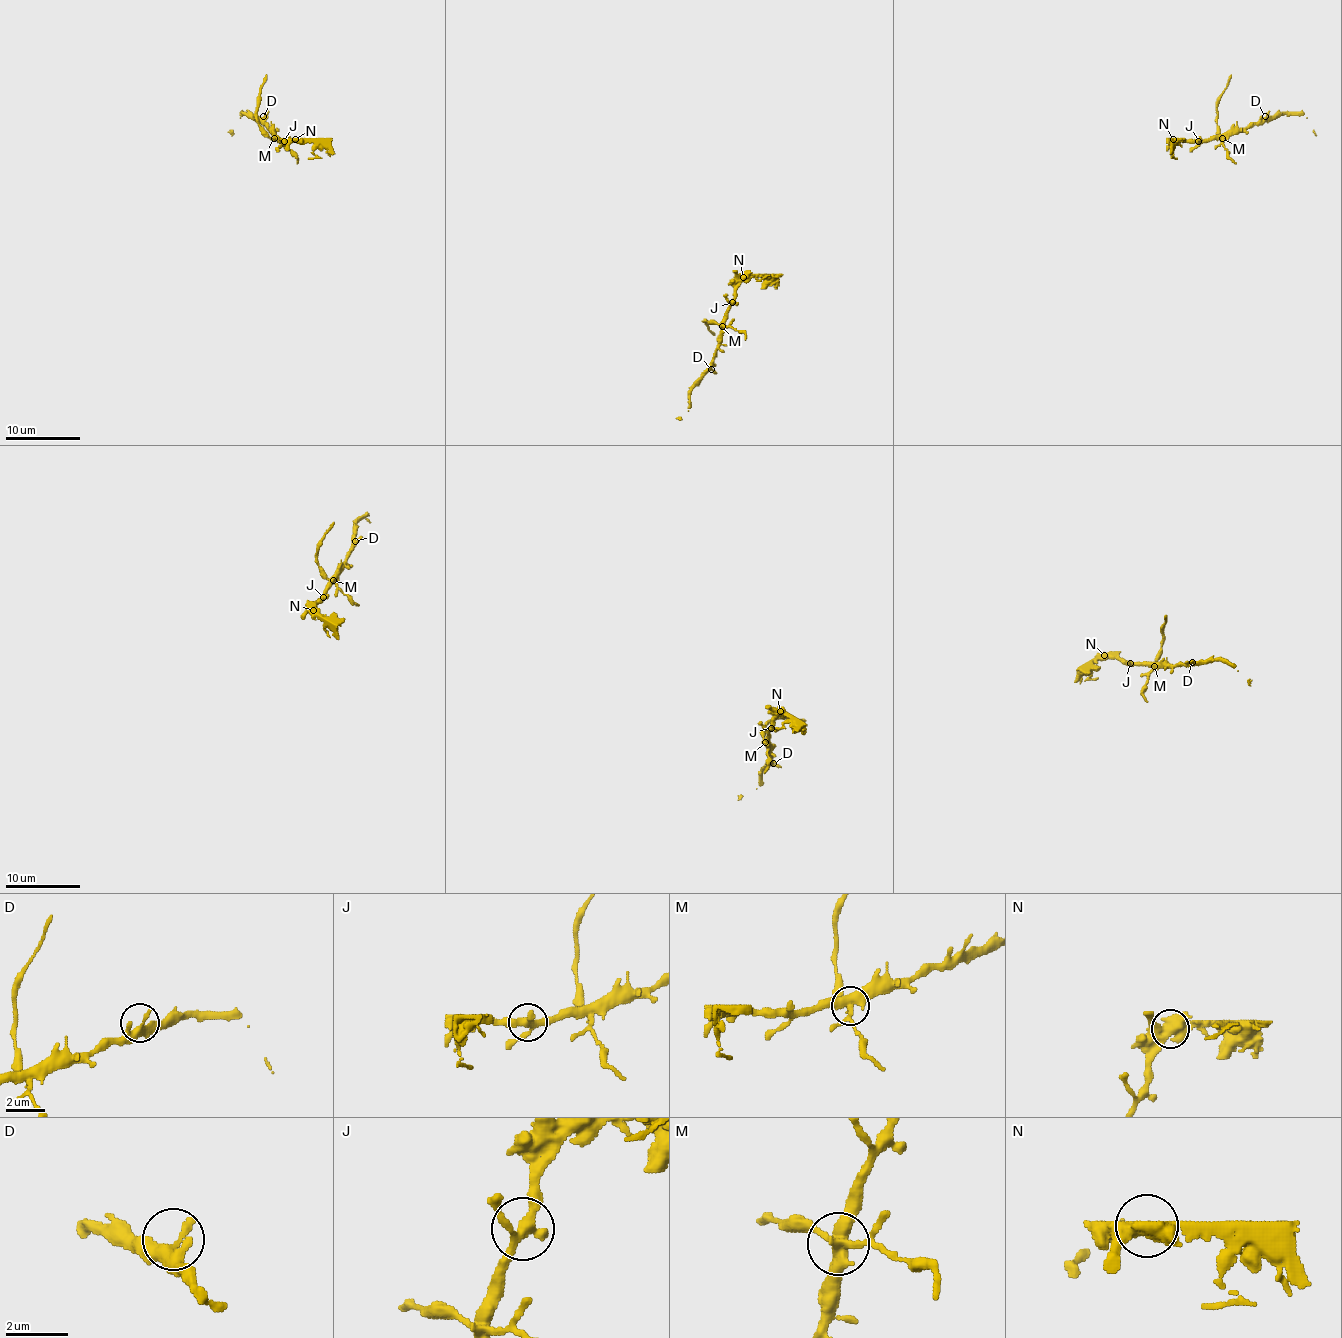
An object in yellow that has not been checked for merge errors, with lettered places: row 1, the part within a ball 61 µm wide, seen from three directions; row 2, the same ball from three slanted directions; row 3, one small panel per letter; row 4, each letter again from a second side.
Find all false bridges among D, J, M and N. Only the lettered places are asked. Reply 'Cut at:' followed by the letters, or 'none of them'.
Cut at: M, N

